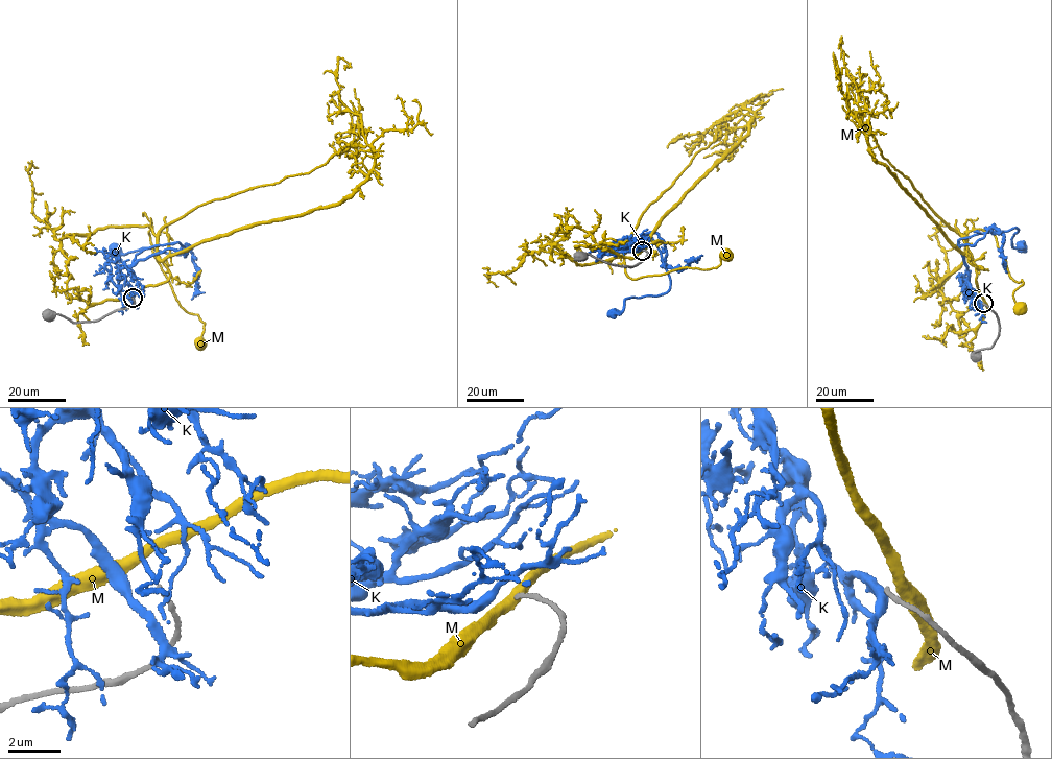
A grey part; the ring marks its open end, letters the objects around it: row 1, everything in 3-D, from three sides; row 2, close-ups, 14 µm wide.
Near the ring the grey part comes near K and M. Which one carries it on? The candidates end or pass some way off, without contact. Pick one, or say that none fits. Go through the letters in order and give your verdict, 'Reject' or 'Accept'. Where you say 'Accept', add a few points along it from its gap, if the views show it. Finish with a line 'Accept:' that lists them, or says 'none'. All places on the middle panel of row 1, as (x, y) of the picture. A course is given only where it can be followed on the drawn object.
K: Reject
M: Reject
Accept: none

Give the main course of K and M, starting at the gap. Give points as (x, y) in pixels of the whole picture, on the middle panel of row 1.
K: (640, 250), (601, 252), (649, 234), (669, 277), (669, 289), (627, 298), (623, 309), (607, 315)
M: (640, 252), (662, 241), (625, 252), (631, 279), (708, 269), (720, 264), (722, 252), (727, 256)

